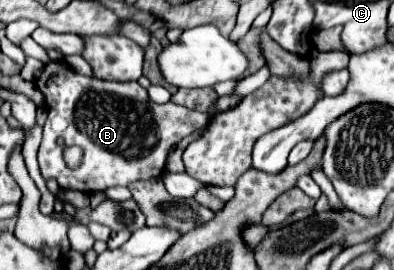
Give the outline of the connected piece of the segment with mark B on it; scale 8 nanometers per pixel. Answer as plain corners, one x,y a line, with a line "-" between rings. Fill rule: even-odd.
64,60
48,62
38,76
36,86
44,94
48,110
44,138
38,150
40,172
46,180
56,178
60,188
80,190
84,194
100,192
110,186
126,186
132,180
158,178
164,172
170,146
178,144
184,136
210,120
208,114
174,102
152,102
146,88
138,82
86,78
-
58,138
62,138
66,146
80,146
84,150
78,170
70,170
64,164

